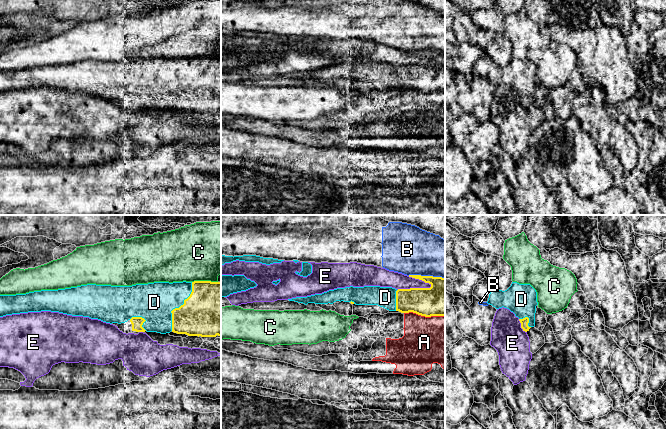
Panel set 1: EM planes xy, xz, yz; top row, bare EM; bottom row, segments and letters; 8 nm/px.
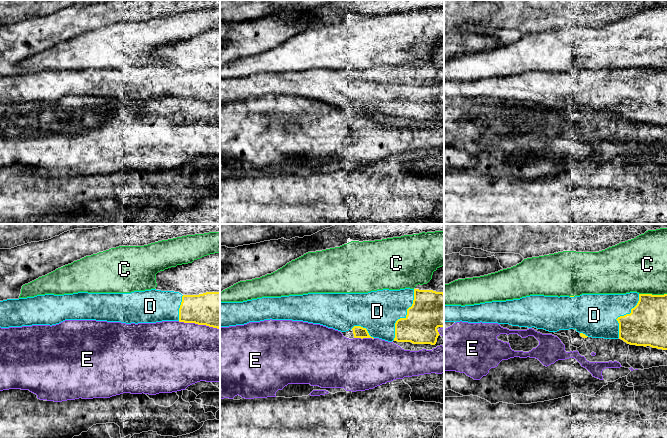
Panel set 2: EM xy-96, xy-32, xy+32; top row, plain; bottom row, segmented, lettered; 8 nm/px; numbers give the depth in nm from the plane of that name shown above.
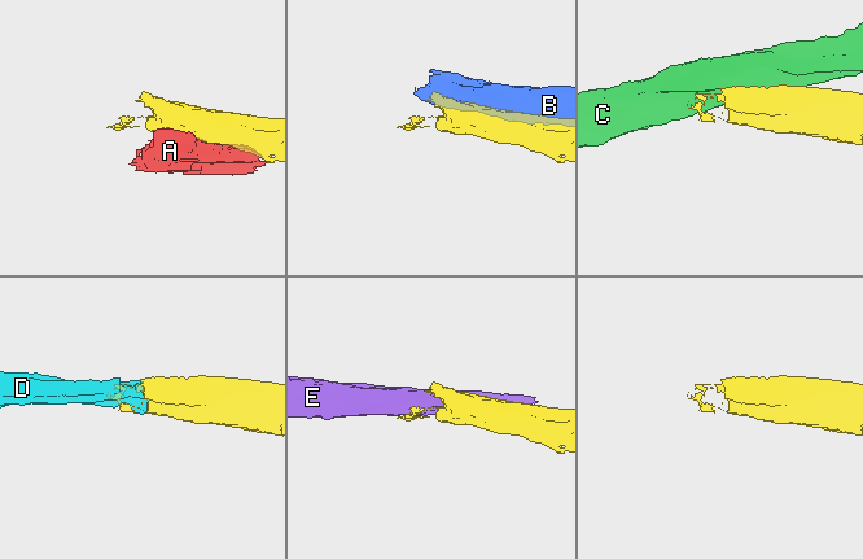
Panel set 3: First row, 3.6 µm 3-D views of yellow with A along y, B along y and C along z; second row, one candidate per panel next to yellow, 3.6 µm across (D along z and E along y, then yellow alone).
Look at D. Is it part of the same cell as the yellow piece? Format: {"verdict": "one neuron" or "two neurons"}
{"verdict": "one neuron"}

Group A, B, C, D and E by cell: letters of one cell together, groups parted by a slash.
A / B / C / D / E

